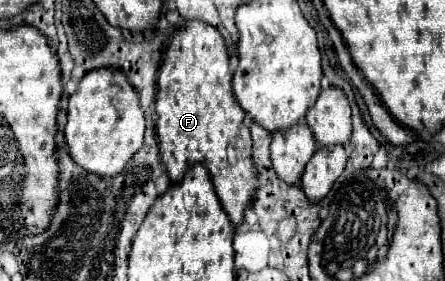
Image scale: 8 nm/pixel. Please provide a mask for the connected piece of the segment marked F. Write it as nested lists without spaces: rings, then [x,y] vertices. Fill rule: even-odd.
[[[192,20],[172,34],[158,68],[156,112],[160,158],[170,180],[178,182],[190,166],[204,164],[228,218],[234,226],[242,224],[244,212],[254,202],[258,170],[252,160],[250,128],[244,124],[246,112],[232,94],[228,50],[222,34],[210,24]]]

